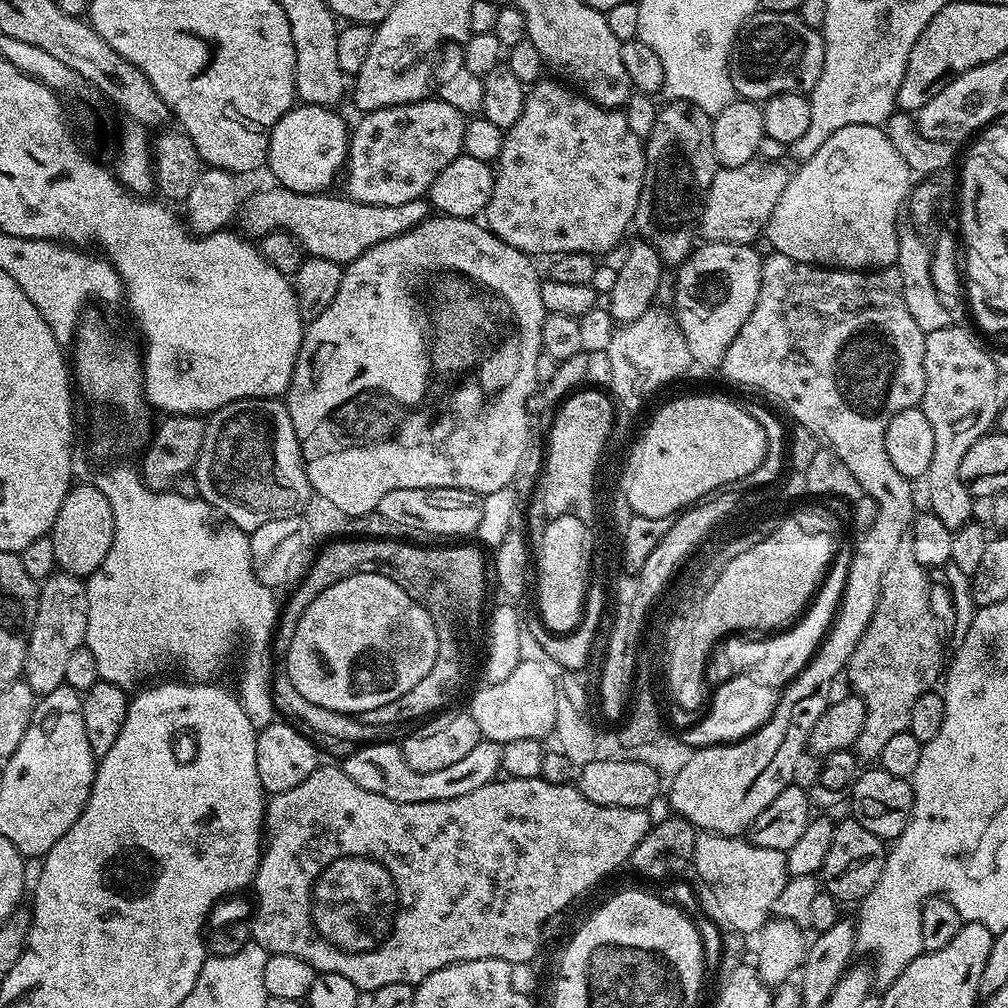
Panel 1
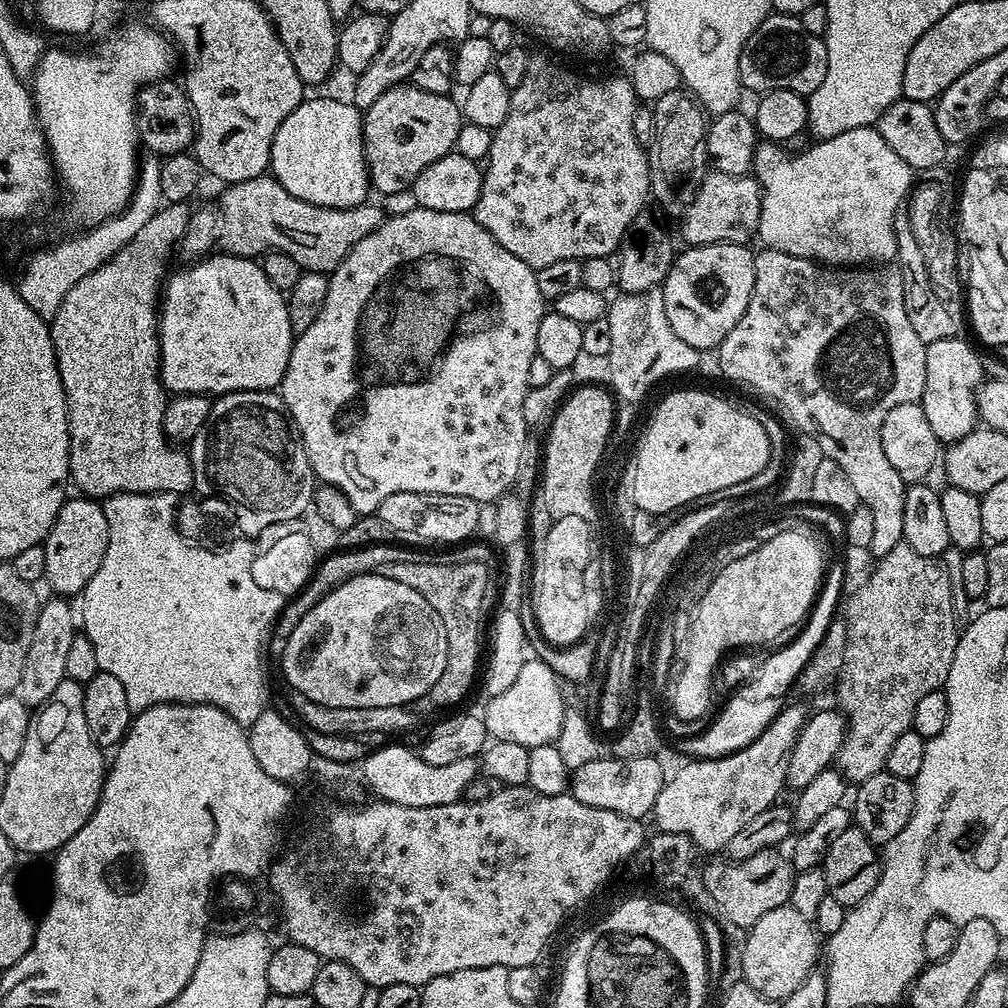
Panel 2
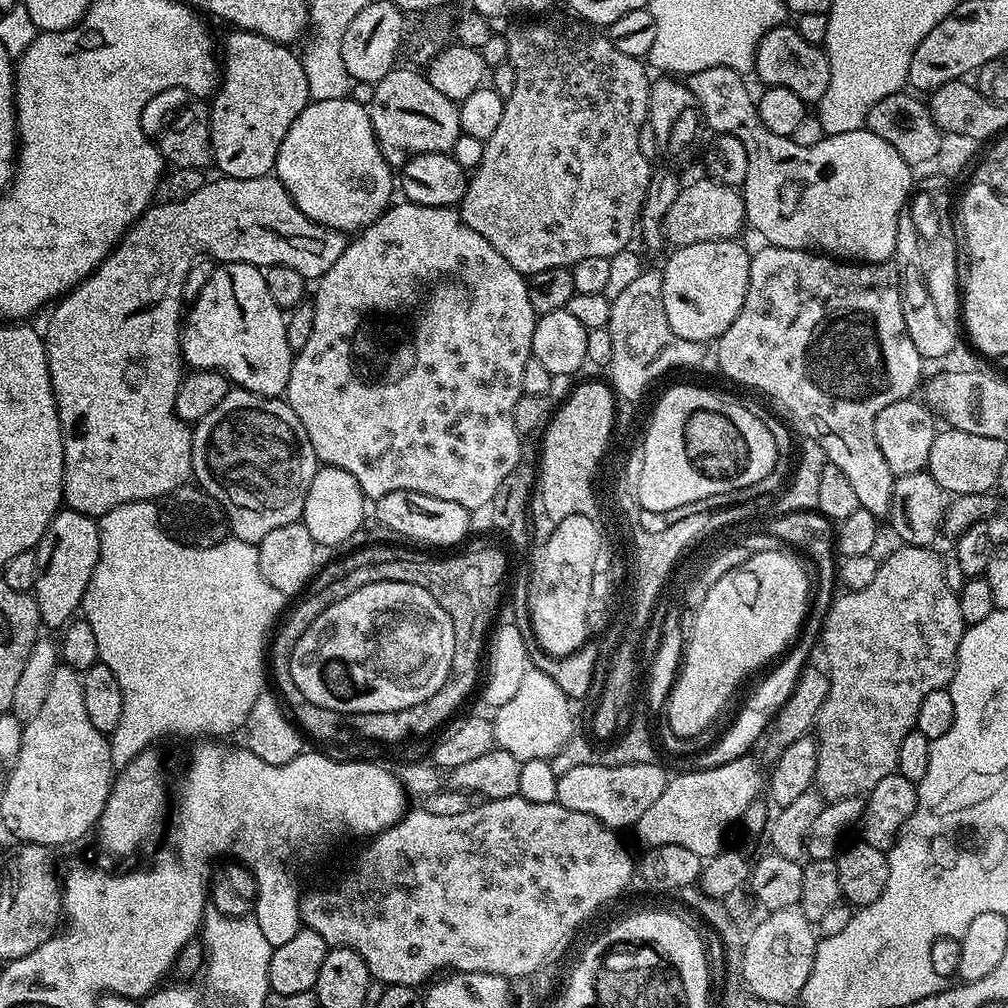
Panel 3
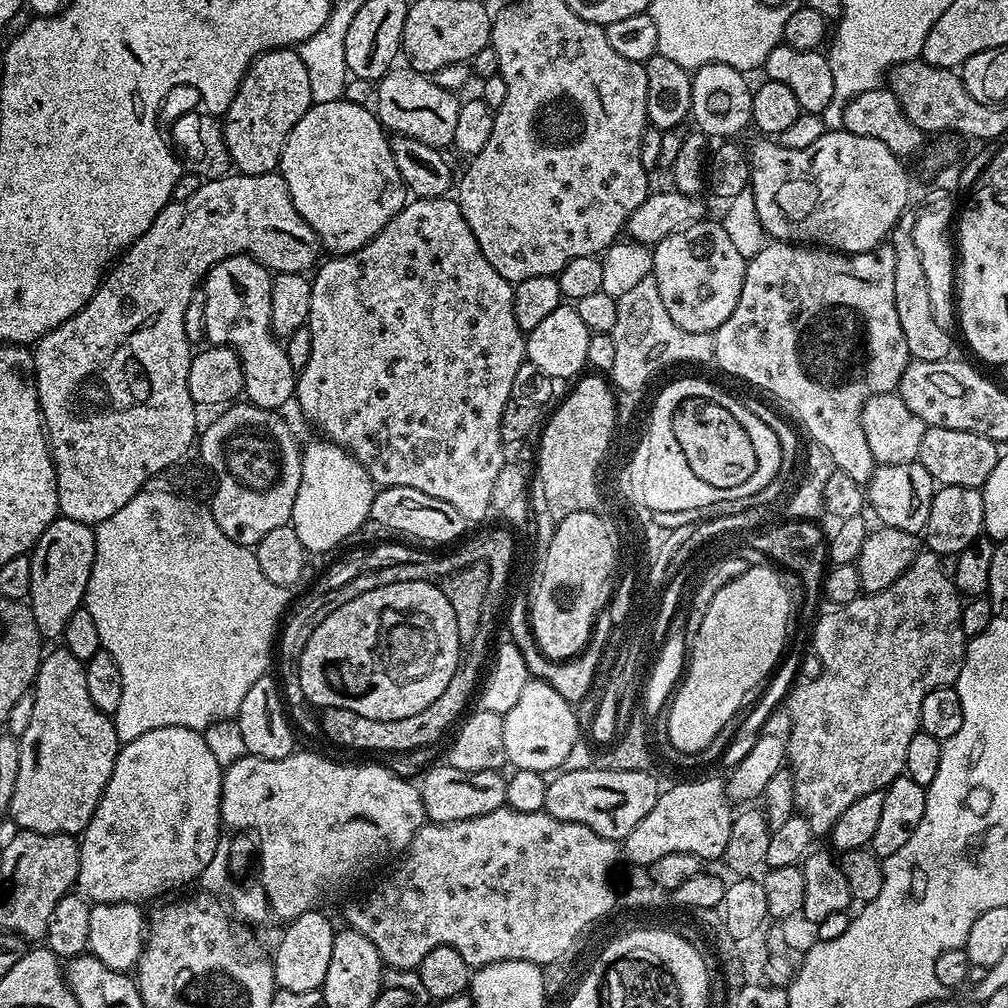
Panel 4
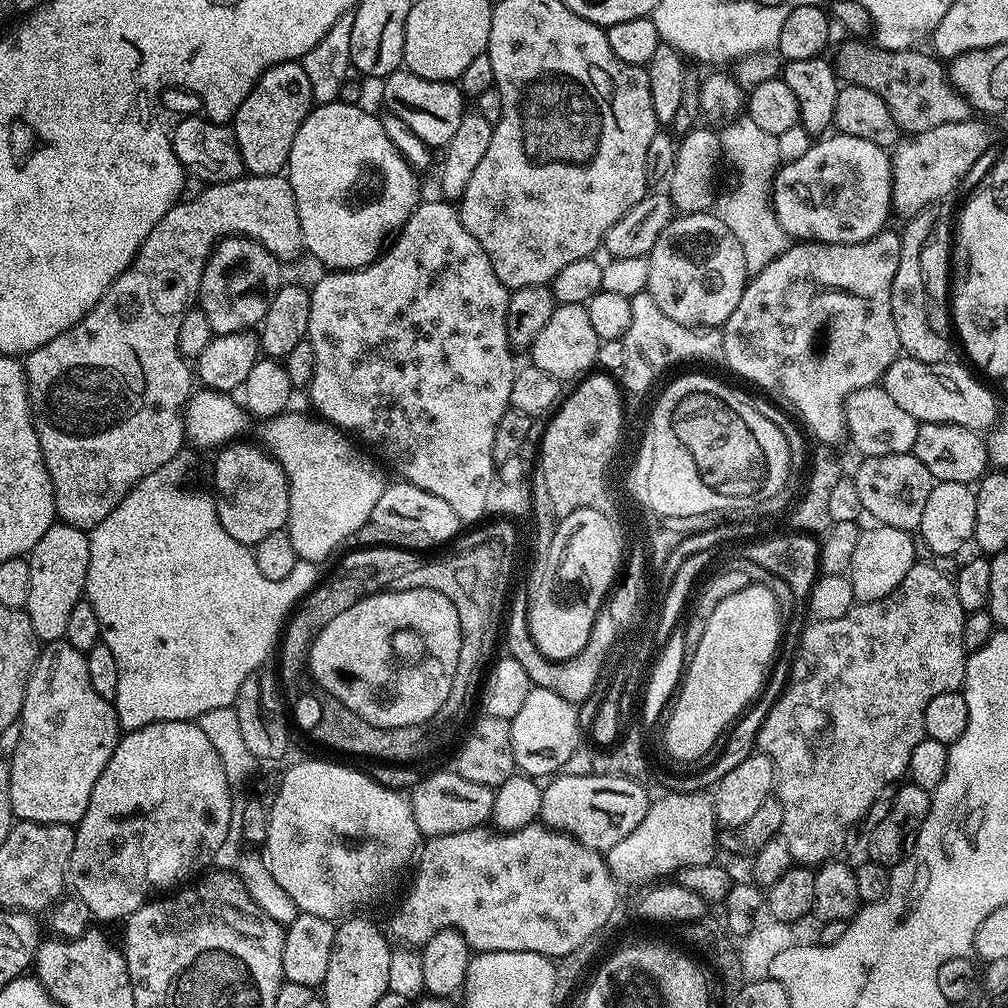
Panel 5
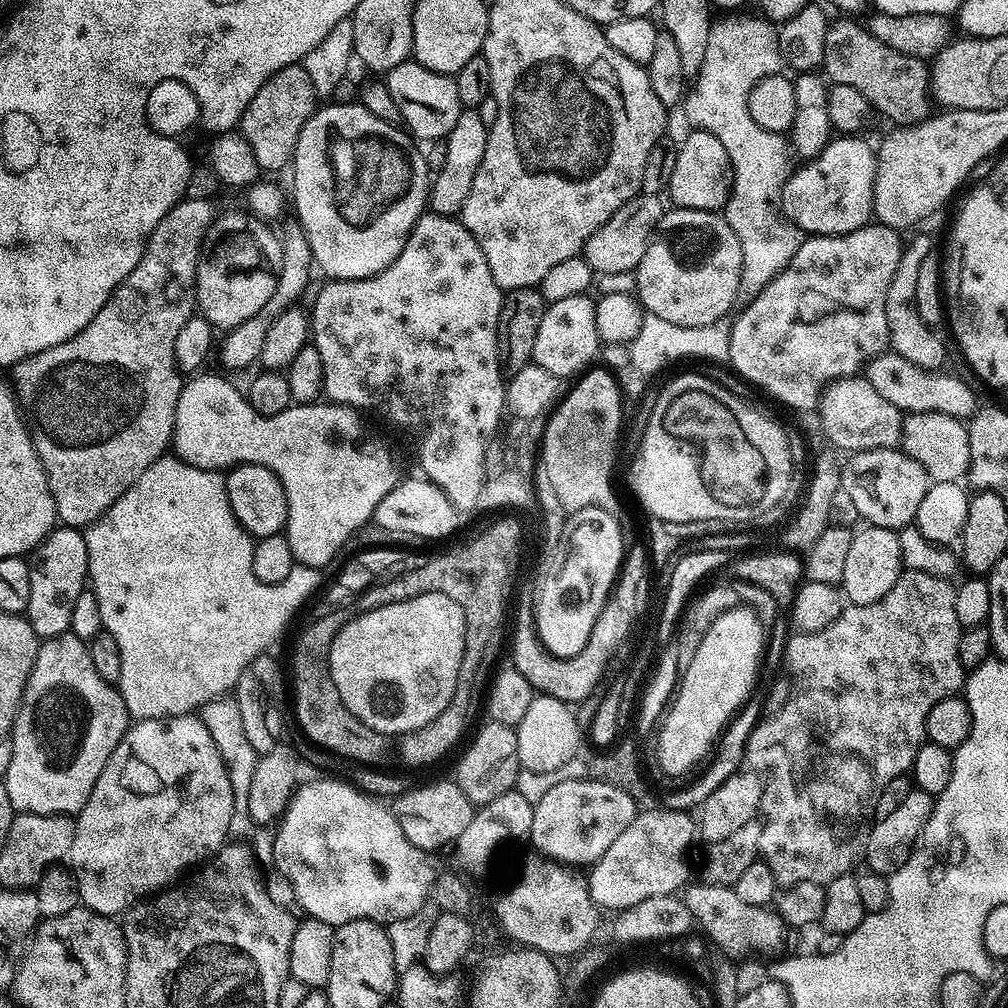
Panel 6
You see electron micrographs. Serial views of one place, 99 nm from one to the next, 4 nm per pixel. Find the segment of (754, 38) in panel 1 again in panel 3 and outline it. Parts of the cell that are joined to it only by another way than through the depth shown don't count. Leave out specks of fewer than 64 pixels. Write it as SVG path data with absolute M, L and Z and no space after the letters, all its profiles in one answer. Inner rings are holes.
M772 26L761 35L756 44L754 76L761 80L761 85L794 90L794 94L798 94L805 105L812 106L820 101L822 94L826 94L826 86L830 86L828 53L821 45L806 42L806 38L802 38L794 26Z

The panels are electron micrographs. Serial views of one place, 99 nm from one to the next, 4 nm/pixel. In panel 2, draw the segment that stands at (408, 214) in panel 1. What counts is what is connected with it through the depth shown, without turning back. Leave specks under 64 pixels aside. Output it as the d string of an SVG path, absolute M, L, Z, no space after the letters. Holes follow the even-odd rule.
M268 174L250 178L241 184L227 185L223 190L225 192L221 194L220 204L218 203L222 221L222 244L228 247L225 249L231 255L260 258L265 252L285 252L306 272L331 274L346 258L348 251L386 219L386 212L372 204L373 202L365 202L353 208L323 208L310 202L302 202L302 198L294 198L290 190L283 188Z

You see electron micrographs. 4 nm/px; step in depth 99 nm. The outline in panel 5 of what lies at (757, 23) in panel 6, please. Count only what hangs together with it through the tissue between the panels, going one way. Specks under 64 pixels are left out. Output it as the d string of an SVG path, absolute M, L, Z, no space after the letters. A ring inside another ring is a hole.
M747 114L725 124L728 125L718 132L722 156L736 167L736 185L725 198L724 205L718 208L718 215L726 222L726 226L730 226L730 234L738 238L738 246L742 246L742 258L746 258L748 271L755 274L774 262L774 258L781 256L790 246L790 238L786 230L782 230L776 211L772 208L772 181L782 164L781 141L774 134L766 134L766 130L754 126Z

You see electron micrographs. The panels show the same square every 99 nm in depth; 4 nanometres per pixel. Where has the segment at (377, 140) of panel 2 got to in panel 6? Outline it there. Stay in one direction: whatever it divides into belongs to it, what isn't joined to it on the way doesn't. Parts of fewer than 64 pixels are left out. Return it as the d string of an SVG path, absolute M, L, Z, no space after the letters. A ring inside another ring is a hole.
M409 58L387 72L386 83L391 96L394 97L394 106L398 106L403 127L417 141L440 142L450 134L450 130L454 130L454 122L458 122L462 105L458 98L458 86L451 75L435 73L434 70L427 69Z

